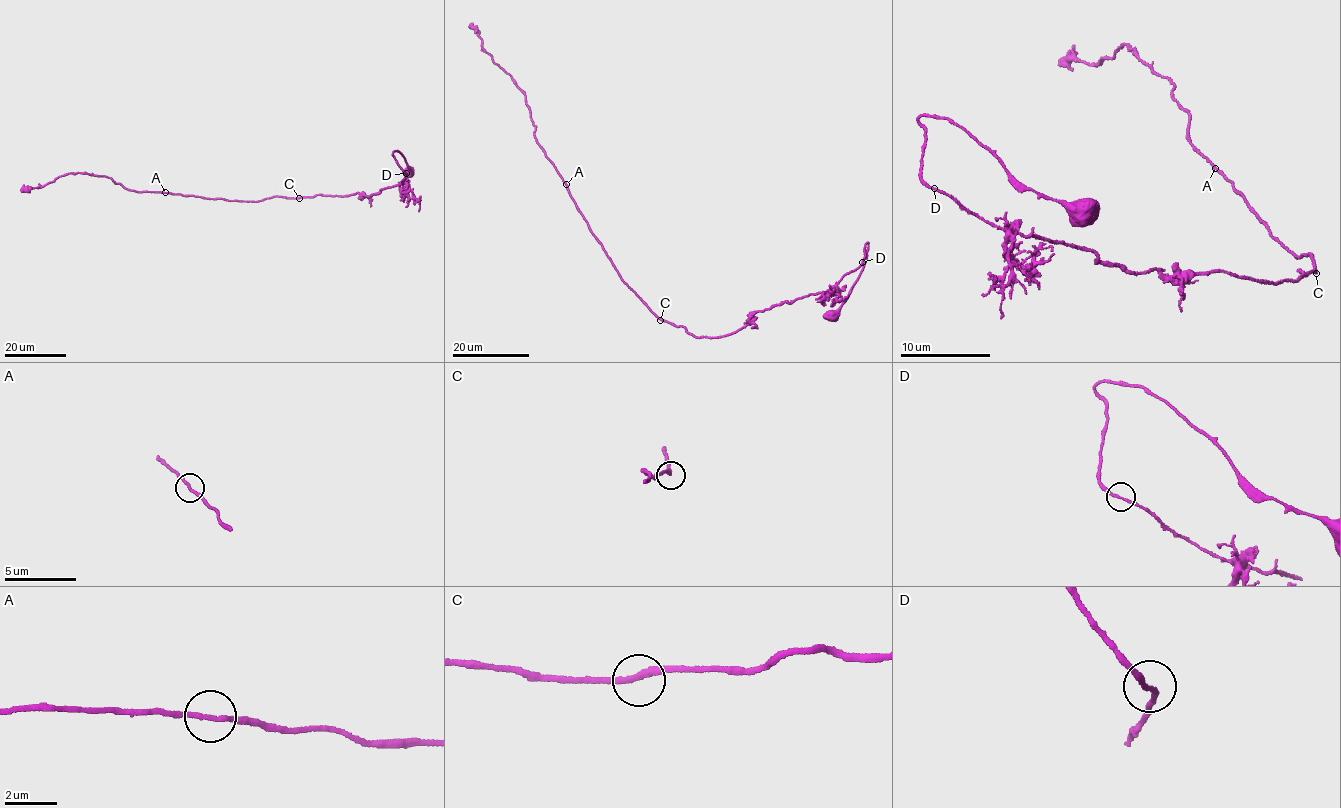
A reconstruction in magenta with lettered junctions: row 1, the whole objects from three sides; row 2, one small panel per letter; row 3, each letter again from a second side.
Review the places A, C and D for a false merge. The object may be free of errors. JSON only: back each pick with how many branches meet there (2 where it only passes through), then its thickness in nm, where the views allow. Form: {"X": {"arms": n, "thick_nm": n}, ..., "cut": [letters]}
{"cut": []}

